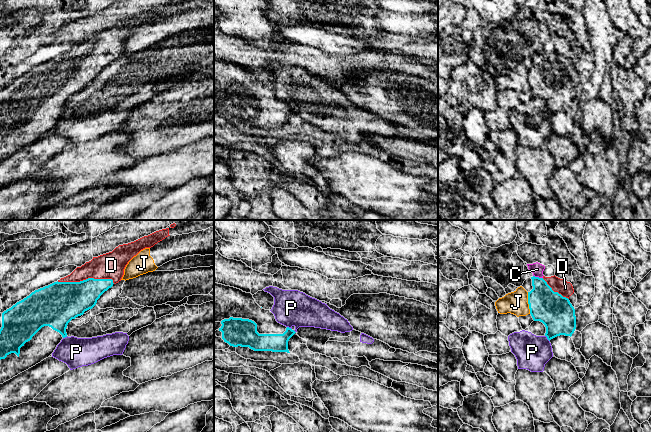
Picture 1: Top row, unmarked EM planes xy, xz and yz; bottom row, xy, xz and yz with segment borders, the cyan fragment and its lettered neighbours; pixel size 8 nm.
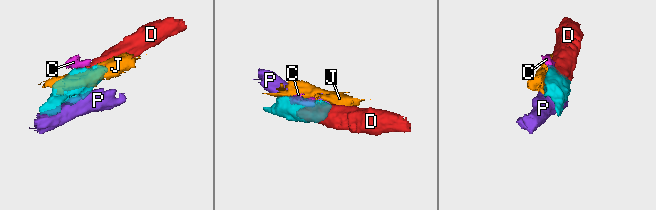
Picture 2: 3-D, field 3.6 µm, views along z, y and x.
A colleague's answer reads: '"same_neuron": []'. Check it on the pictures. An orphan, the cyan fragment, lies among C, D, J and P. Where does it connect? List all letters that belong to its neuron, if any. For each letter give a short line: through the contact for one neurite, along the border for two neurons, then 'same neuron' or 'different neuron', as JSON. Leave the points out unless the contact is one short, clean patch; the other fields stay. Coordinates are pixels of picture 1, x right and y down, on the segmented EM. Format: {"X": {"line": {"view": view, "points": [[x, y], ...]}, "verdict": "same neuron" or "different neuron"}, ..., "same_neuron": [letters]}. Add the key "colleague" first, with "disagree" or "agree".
{"colleague": "disagree", "C": {"line": {"view": "yz", "points": [[533, 275], [542, 278]]}, "verdict": "different neuron"}, "D": {"verdict": "same neuron"}, "J": {"verdict": "different neuron"}, "P": {"line": {"view": "yz", "points": [[545, 335], [549, 341]]}, "verdict": "different neuron"}, "same_neuron": ["D"]}

